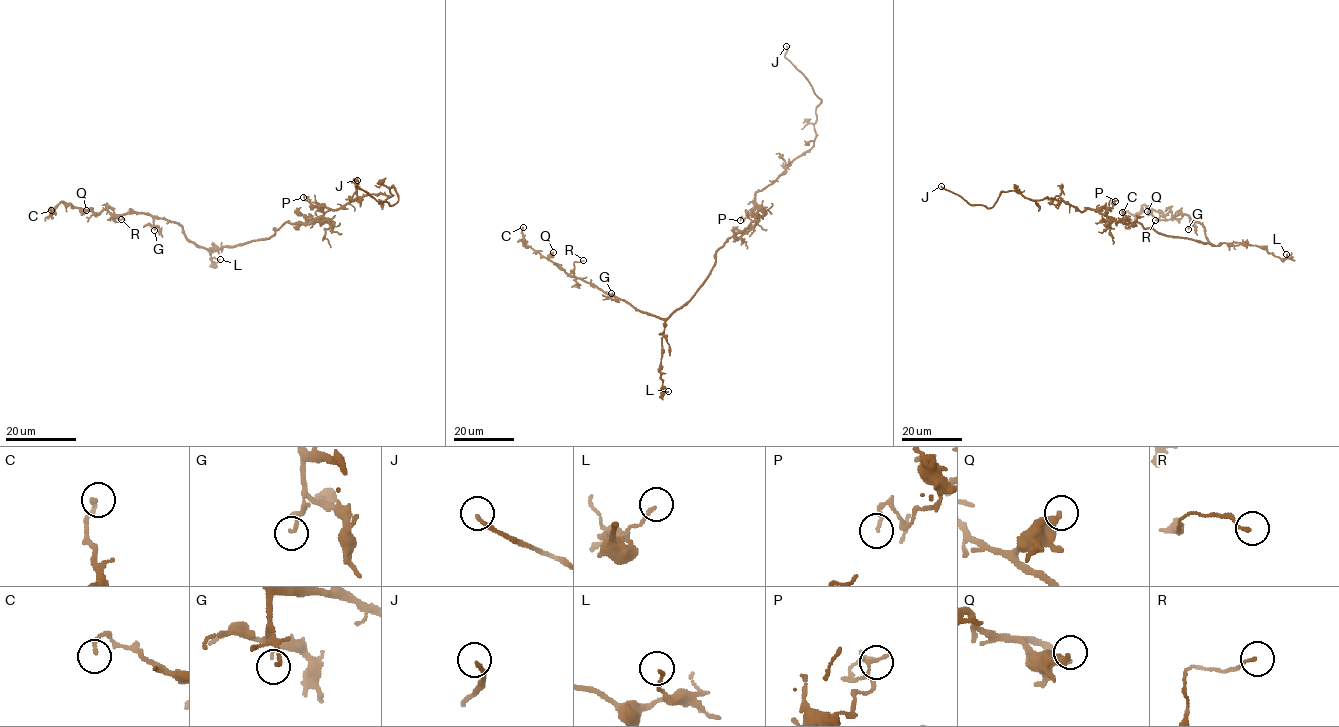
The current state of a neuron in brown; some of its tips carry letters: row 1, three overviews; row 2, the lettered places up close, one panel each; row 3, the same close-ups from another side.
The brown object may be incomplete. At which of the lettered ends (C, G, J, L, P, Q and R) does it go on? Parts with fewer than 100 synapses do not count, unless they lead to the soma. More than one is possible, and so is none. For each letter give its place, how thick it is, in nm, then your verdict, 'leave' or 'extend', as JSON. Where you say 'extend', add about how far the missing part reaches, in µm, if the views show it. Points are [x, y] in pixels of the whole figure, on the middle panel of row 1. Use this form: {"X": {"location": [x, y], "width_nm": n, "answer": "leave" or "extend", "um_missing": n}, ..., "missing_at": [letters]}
{"C": {"location": [523, 227], "width_nm": 170, "answer": "leave"}, "G": {"location": [611, 293], "width_nm": 120, "answer": "leave"}, "J": {"location": [786, 46], "width_nm": 170, "answer": "extend", "um_missing": 40}, "L": {"location": [668, 391], "width_nm": 130, "answer": "leave"}, "P": {"location": [740, 220], "width_nm": 140, "answer": "leave"}, "Q": {"location": [553, 252], "width_nm": 380, "answer": "leave"}, "R": {"location": [583, 260], "width_nm": 120, "answer": "leave"}, "missing_at": ["J"]}

